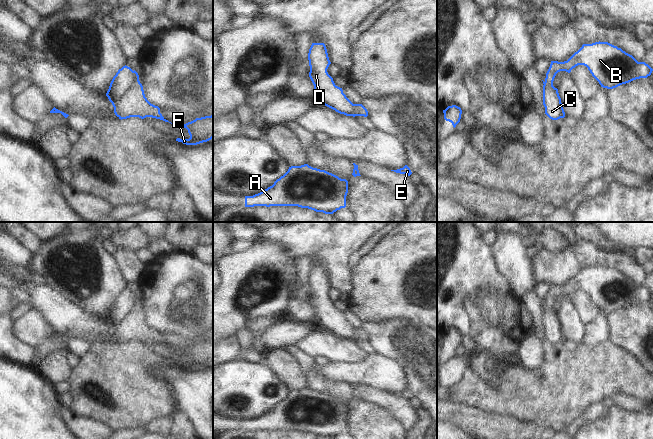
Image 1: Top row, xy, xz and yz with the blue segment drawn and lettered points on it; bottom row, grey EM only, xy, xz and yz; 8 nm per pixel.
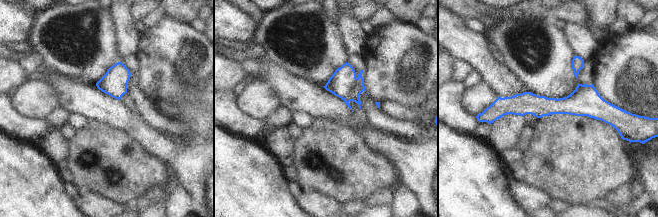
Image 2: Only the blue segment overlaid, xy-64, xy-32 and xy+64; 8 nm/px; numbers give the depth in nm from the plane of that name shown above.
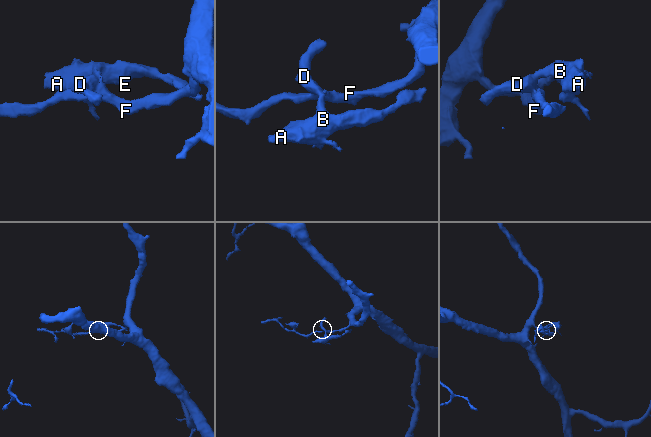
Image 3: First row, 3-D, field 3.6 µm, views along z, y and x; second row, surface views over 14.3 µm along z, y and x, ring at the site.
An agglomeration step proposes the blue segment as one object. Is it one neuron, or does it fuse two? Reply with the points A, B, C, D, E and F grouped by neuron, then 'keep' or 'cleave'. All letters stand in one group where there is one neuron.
groups A B D E / C F; cleave

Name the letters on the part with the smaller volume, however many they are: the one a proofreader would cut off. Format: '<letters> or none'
A, B, D, E.

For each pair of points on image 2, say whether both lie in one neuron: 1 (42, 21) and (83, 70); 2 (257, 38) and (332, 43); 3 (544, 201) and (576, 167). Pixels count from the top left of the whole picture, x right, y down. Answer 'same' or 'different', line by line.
1: same
2: same
3: different

